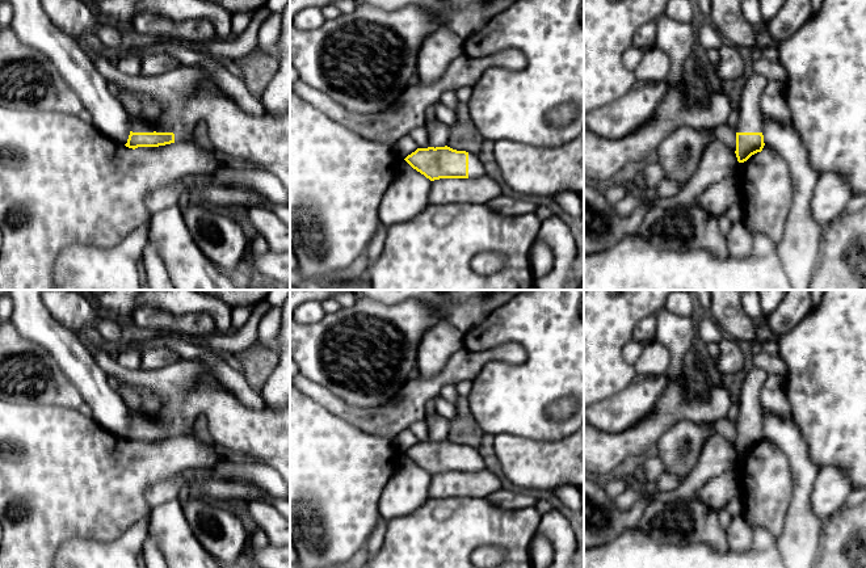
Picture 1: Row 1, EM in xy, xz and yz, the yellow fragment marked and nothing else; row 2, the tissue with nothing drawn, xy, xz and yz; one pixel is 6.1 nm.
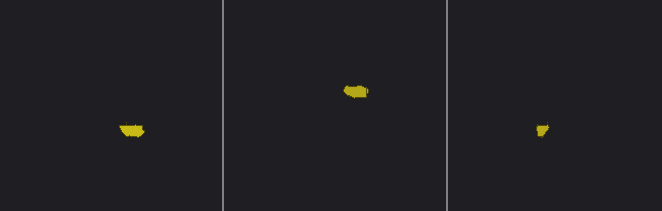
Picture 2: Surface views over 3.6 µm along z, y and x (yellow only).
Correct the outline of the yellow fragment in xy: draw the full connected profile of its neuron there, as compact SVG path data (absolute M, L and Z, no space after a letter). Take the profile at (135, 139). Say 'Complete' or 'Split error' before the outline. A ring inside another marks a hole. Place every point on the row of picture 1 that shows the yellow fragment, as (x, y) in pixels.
Split error. M89 51L89 55L92 58L92 62L96 67L96 70L105 77L105 80L108 83L114 83L119 91L125 91L127 93L136 93L139 94L140 97L148 97L152 102L156 102L161 106L161 113L160 113L160 117L159 117L159 121L157 122L150 122L150 123L146 123L146 122L142 122L140 119L133 117L133 115L129 115L129 123L130 123L130 135L129 135L129 139L127 139L127 143L125 144L126 147L129 148L138 148L138 147L159 147L159 146L165 146L165 144L171 144L171 143L175 143L175 142L184 142L190 134L193 134L194 129L196 129L196 125L201 121L203 121L207 126L207 132L209 132L209 138L210 138L210 144L211 144L211 150L214 150L215 152L222 152L235 160L237 159L243 159L243 160L247 160L249 161L252 165L255 167L258 167L261 171L264 172L269 172L272 174L274 174L281 182L282 185L285 186L285 189L287 190L289 193L289 207L290 207L290 105L287 106L287 110L282 114L273 114L273 113L265 113L264 115L252 115L252 114L248 114L245 113L226 92L223 92L220 88L220 93L219 94L214 94L211 92L206 92L206 93L202 93L199 91L199 87L203 81L207 81L210 80L211 83L214 83L216 85L216 83L214 81L214 79L211 77L211 75L209 72L206 72L203 68L201 67L188 67L188 66L184 66L184 64L180 64L177 66L176 68L171 70L171 71L167 71L161 75L156 75L156 76L144 76L142 73L139 75L129 75L129 73L125 73L122 72L117 63L112 59L110 55L106 55L106 54L100 54L100 52L93 52L93 51Z

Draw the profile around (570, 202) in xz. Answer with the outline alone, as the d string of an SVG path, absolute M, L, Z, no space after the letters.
M567 192L563 193L558 197L555 197L555 201L559 203L560 209L573 216L573 218L580 218L583 216L583 210L581 210L581 199L580 195L573 193L573 192Z

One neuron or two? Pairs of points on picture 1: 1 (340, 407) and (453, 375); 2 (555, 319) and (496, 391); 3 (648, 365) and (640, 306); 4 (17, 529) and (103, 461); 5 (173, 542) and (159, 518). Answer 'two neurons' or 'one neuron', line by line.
1: one neuron
2: one neuron
3: two neurons
4: one neuron
5: one neuron

